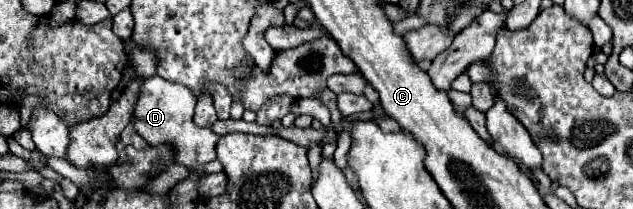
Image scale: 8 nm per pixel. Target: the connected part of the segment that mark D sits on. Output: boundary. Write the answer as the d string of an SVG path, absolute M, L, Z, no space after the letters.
M152 76L142 82L142 88L138 92L138 100L132 112L134 132L140 134L150 146L170 144L176 152L176 162L186 168L208 164L216 160L216 142L220 136L214 134L210 128L198 128L194 124L196 101L192 92L182 84L174 84L160 76Z

